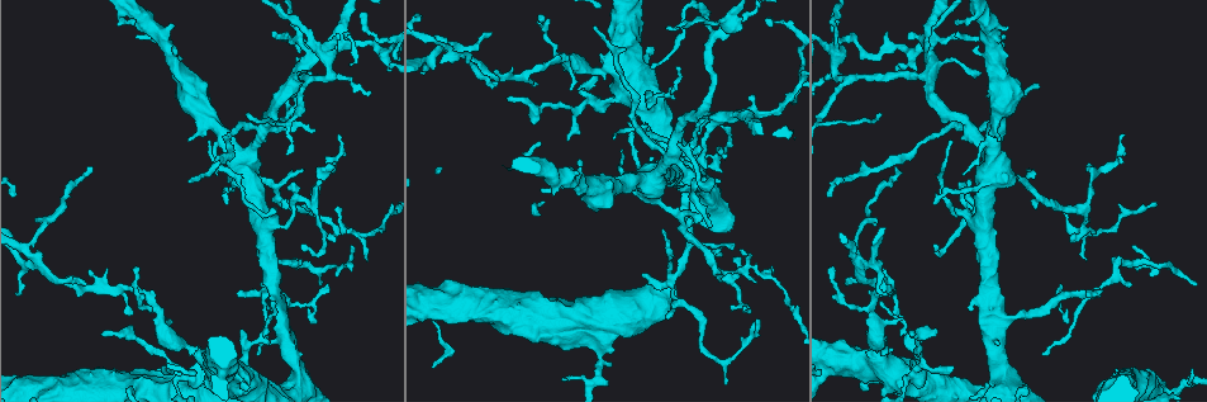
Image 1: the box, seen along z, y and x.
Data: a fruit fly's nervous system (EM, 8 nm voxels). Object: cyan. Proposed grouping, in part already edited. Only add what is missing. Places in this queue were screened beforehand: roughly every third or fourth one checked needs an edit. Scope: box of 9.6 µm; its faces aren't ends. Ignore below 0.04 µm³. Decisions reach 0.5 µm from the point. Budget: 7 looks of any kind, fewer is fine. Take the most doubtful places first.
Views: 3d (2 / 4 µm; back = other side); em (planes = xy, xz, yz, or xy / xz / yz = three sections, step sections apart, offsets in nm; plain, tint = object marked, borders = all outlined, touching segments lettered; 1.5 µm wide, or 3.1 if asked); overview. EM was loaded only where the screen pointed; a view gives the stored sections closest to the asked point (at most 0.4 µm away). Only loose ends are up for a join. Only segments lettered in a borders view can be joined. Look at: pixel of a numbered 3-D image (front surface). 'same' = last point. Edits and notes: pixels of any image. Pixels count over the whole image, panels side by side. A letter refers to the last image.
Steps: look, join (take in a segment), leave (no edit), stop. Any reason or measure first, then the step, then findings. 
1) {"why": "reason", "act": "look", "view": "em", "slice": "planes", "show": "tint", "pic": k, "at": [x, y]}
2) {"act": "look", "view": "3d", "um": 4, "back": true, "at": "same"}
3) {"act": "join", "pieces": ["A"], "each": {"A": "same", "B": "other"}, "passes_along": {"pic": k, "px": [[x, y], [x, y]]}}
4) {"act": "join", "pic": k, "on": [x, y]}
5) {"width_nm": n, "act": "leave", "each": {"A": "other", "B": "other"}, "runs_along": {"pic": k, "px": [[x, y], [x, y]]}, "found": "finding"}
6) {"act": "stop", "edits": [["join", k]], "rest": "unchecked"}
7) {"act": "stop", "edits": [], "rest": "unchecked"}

{"why": "free end", "act": "look", "view": "em", "slice": "yz", "step": 4, "show": "tint", "pic": 1, "at": [564, 377]}

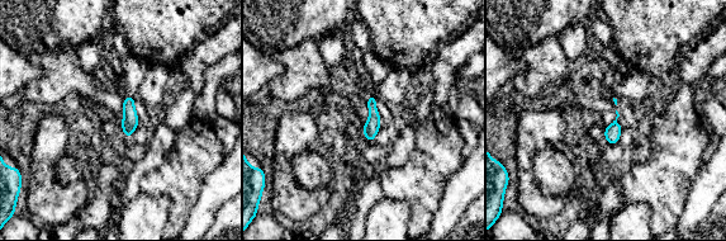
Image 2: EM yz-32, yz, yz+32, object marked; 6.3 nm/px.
{"act": "look", "view": "em", "slice": "planes", "show": "borders", "at": "same"}

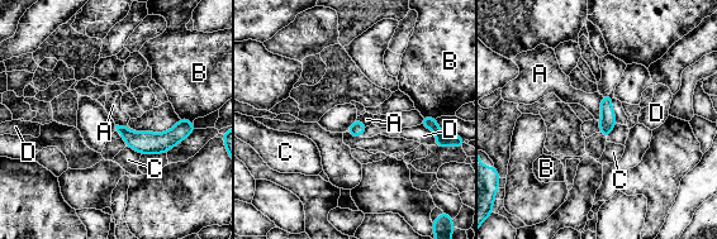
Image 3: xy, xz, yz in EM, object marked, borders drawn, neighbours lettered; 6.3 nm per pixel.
{"act": "leave", "each": {"A": "other", "B": "other", "C": "other", "D": "other"}, "runs_along": {"pic": 3, "px": [[188, 124], [166, 140], [120, 129]]}, "found": "no lettered segment goes on from it"}

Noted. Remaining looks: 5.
{"why": "an open end", "act": "look", "view": "3d", "um": 4, "pic": 1, "at": [508, 99]}

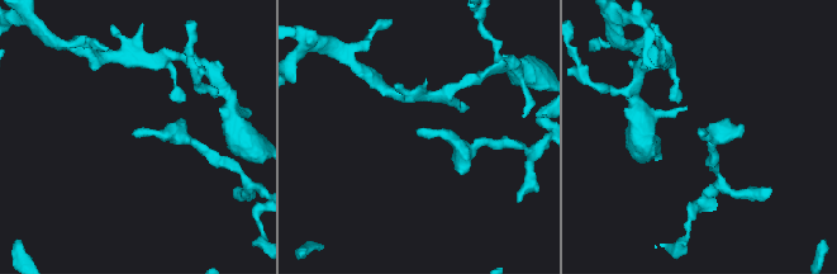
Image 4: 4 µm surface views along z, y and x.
{"act": "look", "view": "em", "slice": "xz", "step": 8, "show": "tint", "pic": 4, "at": [698, 130]}

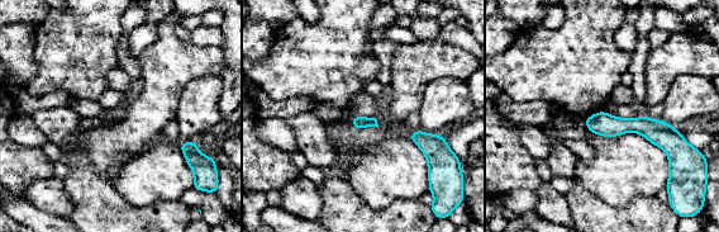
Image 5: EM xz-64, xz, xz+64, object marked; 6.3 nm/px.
{"act": "look", "view": "em", "slice": "planes", "show": "borders", "at": "same"}

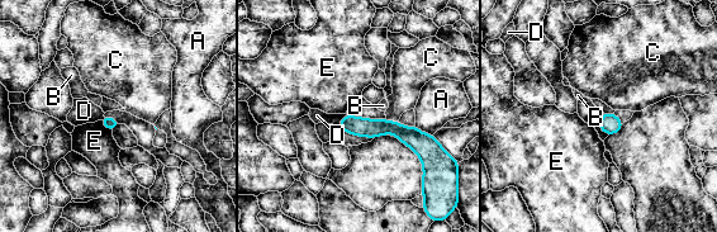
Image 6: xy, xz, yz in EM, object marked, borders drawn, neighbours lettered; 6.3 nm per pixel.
{"longest_contact_nm": ["A", 130], "act": "leave", "each": {"A": "other", "B": "other", "C": "other", "D": "other", "E": "other"}, "border": {"pic": 6, "px": [[100, 121], [112, 132]]}, "found": "no lettered segment goes on from it"}

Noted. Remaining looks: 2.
{"why": "an open end", "act": "look", "view": "em", "slice": "planes", "show": "borders", "pic": 1, "at": [629, 124]}

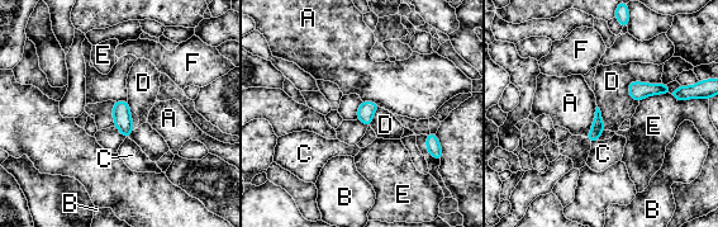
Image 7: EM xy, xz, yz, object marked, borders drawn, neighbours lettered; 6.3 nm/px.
{"width_nm": 80, "longest_contact_nm": ["E", 340], "act": "leave", "each": {"A": "other", "B": "other", "C": "other", "D": "other", "E": "other", "F": "other"}, "found": "no lettered segment goes on from it"}

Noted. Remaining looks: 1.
{"act": "stop", "edits": [], "rest": "unchecked"}

